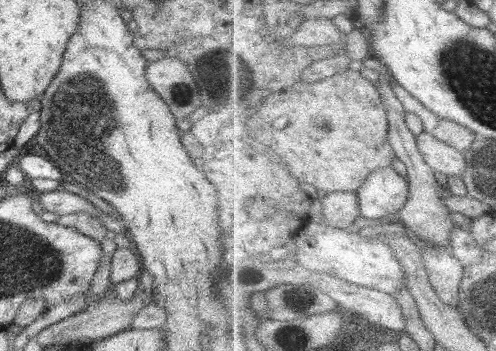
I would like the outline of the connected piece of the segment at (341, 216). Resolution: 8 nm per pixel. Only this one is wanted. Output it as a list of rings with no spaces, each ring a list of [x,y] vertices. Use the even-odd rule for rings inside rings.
[[[334,192],[326,196],[326,216],[332,226],[350,228],[358,216],[362,216],[361,198],[357,192]]]

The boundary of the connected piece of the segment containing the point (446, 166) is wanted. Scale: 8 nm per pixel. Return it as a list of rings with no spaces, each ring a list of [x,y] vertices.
[[[424,130],[419,136],[419,145],[429,162],[436,171],[447,176],[463,176],[468,168],[468,159],[463,151]]]

